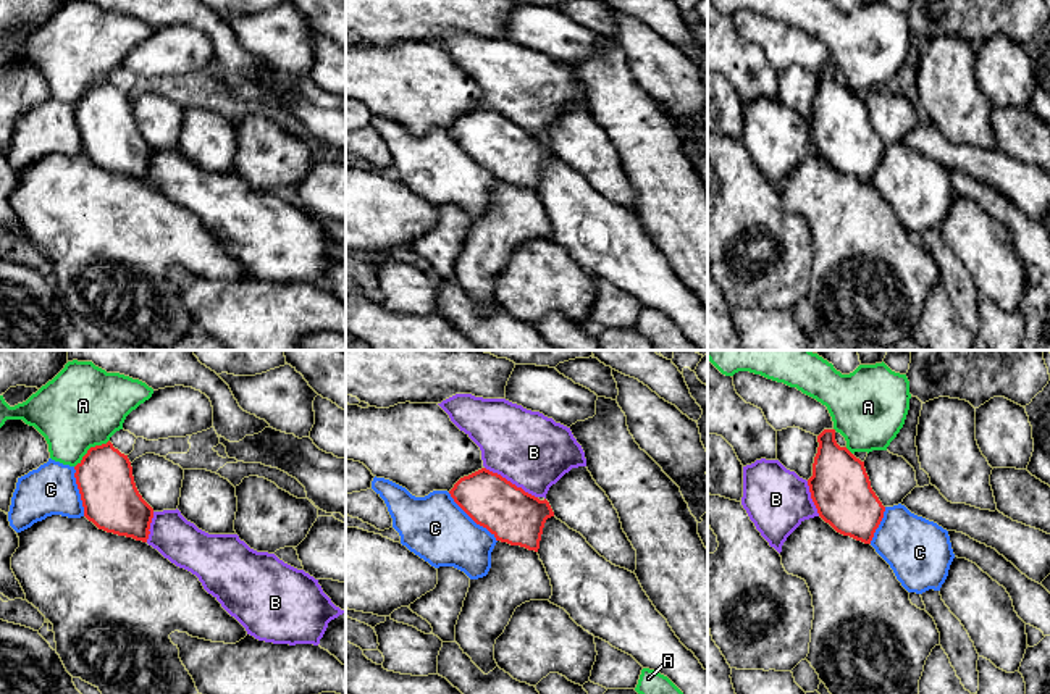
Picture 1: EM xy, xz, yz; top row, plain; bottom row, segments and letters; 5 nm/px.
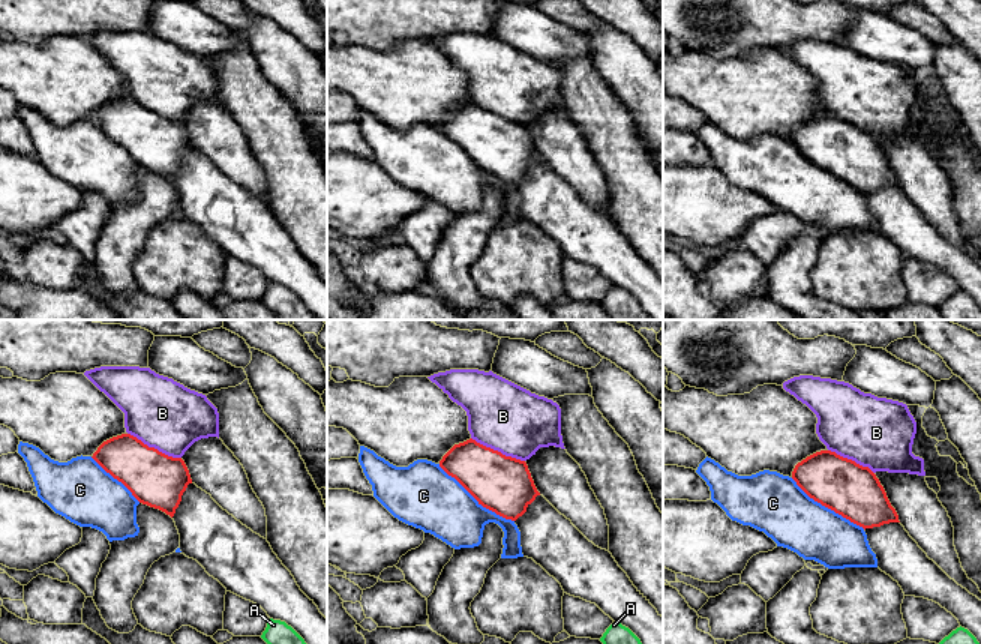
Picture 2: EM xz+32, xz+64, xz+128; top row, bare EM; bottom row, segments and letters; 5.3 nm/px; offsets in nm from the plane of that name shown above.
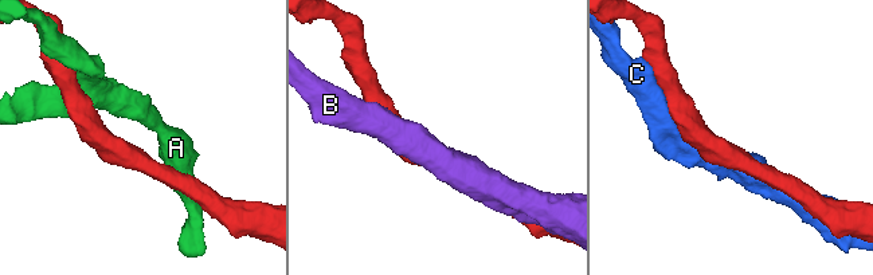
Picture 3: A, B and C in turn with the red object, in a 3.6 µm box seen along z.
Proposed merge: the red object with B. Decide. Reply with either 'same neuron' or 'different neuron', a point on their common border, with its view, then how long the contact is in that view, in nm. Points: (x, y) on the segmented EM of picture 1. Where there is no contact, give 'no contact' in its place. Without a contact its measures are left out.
different neuron | xz (509, 481) | 300 nm

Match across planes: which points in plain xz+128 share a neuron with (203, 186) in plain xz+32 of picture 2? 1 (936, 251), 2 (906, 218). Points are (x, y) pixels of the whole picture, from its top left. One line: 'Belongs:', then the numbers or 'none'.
Belongs: 1, 2

